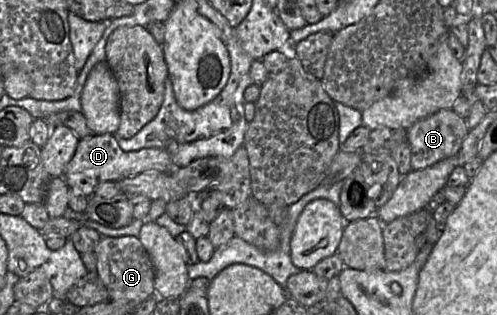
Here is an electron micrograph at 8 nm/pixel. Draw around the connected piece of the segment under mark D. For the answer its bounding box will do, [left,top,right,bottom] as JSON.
[63,134,173,197]

